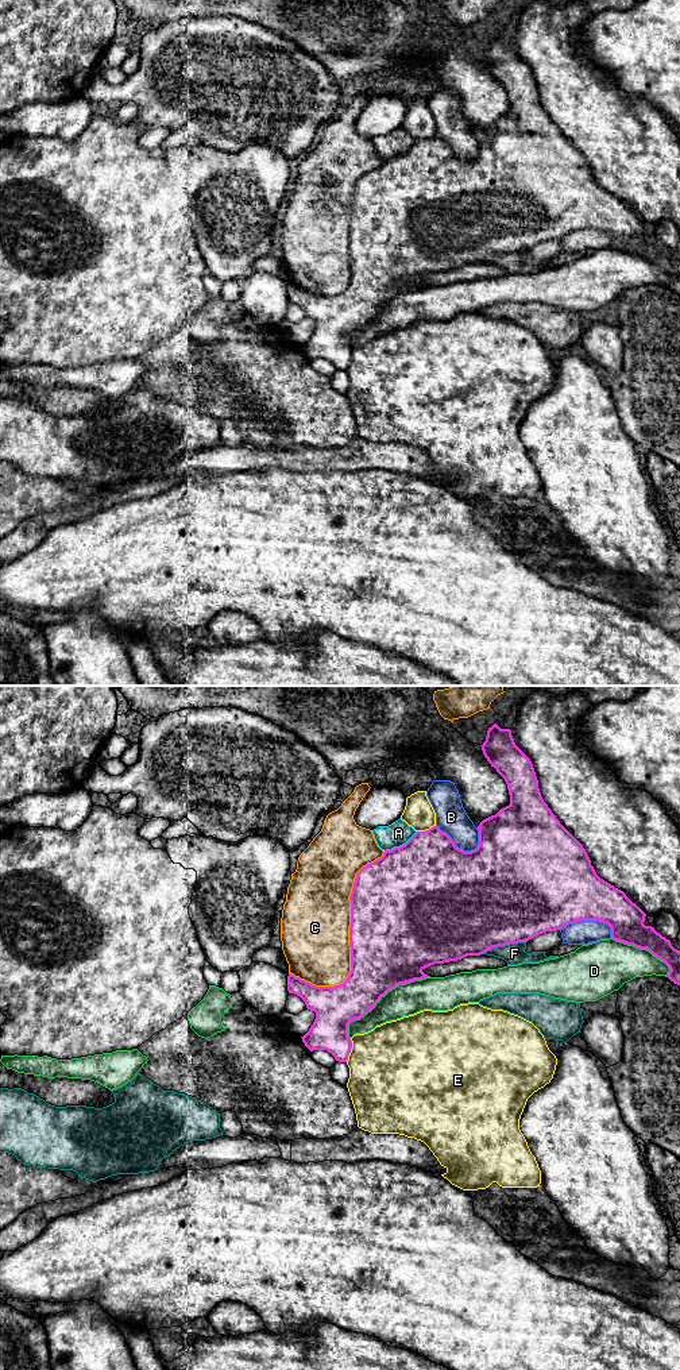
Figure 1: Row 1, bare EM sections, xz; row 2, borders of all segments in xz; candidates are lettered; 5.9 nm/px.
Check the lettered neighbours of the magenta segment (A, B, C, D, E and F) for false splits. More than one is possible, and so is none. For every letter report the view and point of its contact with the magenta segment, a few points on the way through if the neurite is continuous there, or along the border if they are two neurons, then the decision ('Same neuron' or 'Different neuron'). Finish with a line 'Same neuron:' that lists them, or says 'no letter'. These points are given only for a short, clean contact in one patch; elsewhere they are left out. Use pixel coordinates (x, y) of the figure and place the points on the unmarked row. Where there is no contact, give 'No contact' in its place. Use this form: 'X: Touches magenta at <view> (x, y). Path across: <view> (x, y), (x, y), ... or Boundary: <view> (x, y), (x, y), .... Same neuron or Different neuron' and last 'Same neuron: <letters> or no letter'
A: Touches magenta at xz (402, 154). Different neuron
B: Touches magenta at xz (458, 157). Different neuron
C: Touches magenta at xz (350, 250). Different neuron
D: Touches magenta at xz (382, 304). Different neuron
E: Touches magenta at xz (350, 359). Different neuron
F: Touches magenta at xz (503, 254). Different neuron
Same neuron: no letter

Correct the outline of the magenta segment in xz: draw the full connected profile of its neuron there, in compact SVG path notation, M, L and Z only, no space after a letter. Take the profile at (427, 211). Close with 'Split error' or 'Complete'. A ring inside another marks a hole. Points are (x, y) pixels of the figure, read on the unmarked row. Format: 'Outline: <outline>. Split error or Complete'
Outline: M494 32L480 55L487 70L505 88L510 113L479 132L478 157L464 161L447 142L433 135L417 140L405 154L386 159L380 167L363 175L355 186L349 205L351 281L347 289L335 296L316 296L289 282L289 302L300 305L306 317L316 321L309 340L301 346L310 360L327 359L336 370L347 371L352 358L348 333L371 320L380 306L397 294L430 286L422 281L425 277L467 265L480 265L492 256L526 251L579 229L607 232L613 248L649 259L669 275L667 286L680 294L680 259L654 236L644 234L646 223L623 200L596 184L583 154L544 111L533 73L515 54L511 39Z. Complete

